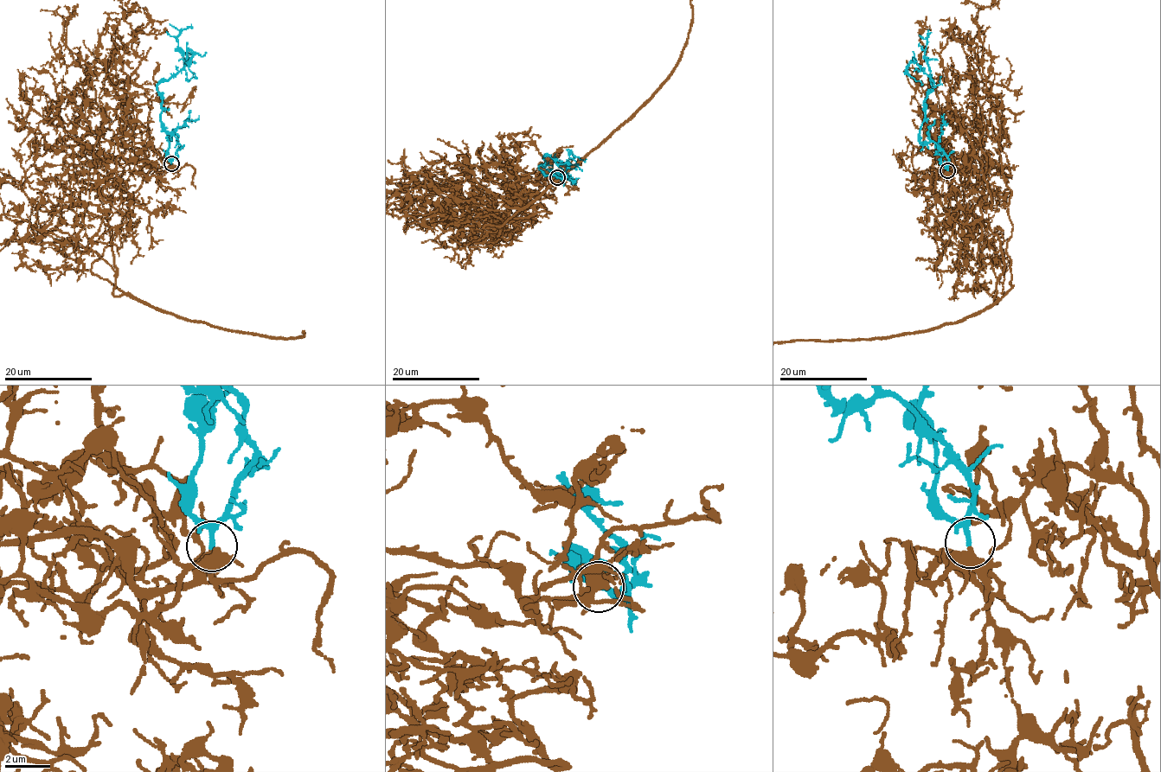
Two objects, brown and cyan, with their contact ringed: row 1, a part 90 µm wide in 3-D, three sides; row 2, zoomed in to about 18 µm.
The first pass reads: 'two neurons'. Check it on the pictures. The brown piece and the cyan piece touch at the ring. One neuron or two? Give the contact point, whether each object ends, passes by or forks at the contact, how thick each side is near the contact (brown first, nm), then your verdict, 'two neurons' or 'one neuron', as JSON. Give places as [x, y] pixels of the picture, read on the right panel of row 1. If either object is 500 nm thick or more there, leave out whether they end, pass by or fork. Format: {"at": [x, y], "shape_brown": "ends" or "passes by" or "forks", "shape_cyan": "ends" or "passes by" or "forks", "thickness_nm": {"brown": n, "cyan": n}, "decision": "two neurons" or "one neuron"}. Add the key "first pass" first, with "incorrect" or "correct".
{"first pass": "incorrect", "at": [947, 170], "shape_brown": "passes by", "shape_cyan": "passes by", "thickness_nm": {"brown": 400, "cyan": 180}, "decision": "one neuron"}

